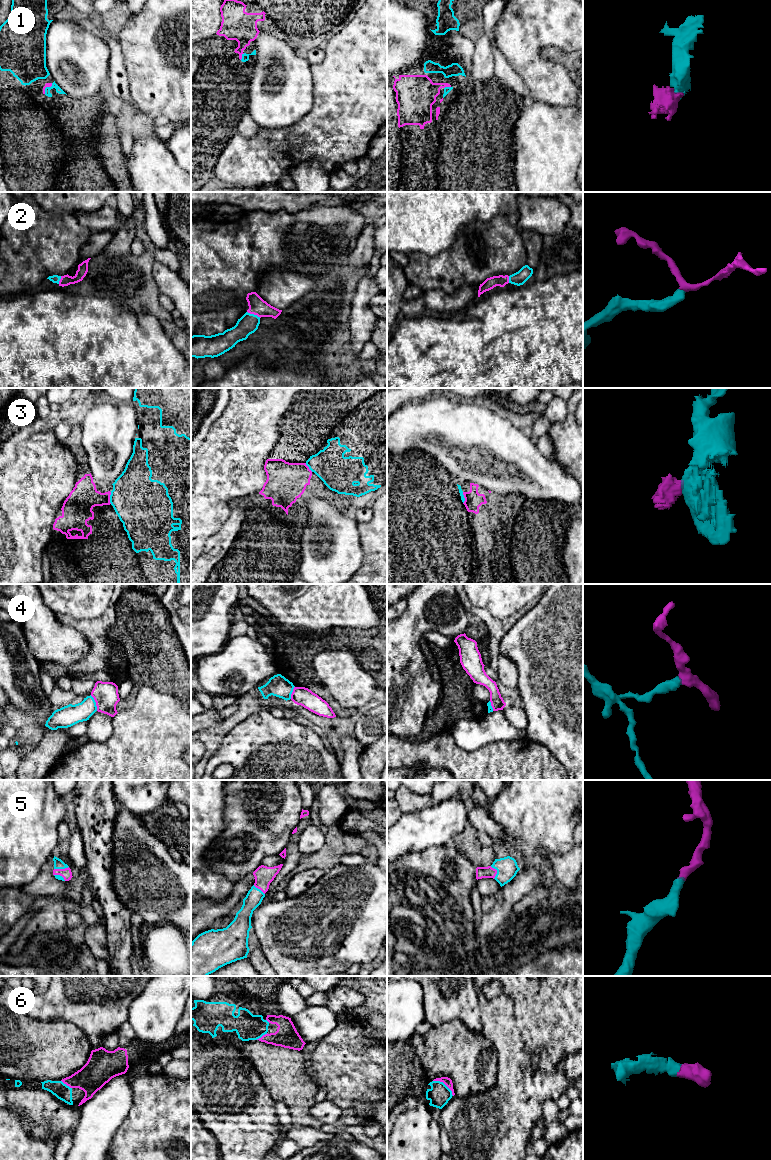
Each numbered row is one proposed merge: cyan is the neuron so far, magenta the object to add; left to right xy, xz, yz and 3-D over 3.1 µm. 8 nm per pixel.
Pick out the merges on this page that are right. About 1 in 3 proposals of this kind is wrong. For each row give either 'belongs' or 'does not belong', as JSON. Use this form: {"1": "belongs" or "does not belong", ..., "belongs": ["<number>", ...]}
{"1": "belongs", "2": "belongs", "3": "does not belong", "4": "does not belong", "5": "belongs", "6": "belongs", "belongs": ["1", "2", "5", "6"]}

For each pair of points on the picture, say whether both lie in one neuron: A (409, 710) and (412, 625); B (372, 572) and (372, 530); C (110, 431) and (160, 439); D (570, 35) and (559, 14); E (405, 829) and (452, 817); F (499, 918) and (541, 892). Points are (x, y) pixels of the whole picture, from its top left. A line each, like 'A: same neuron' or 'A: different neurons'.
A: same neuron
B: same neuron
C: different neurons
D: same neuron
E: same neuron
F: different neurons

